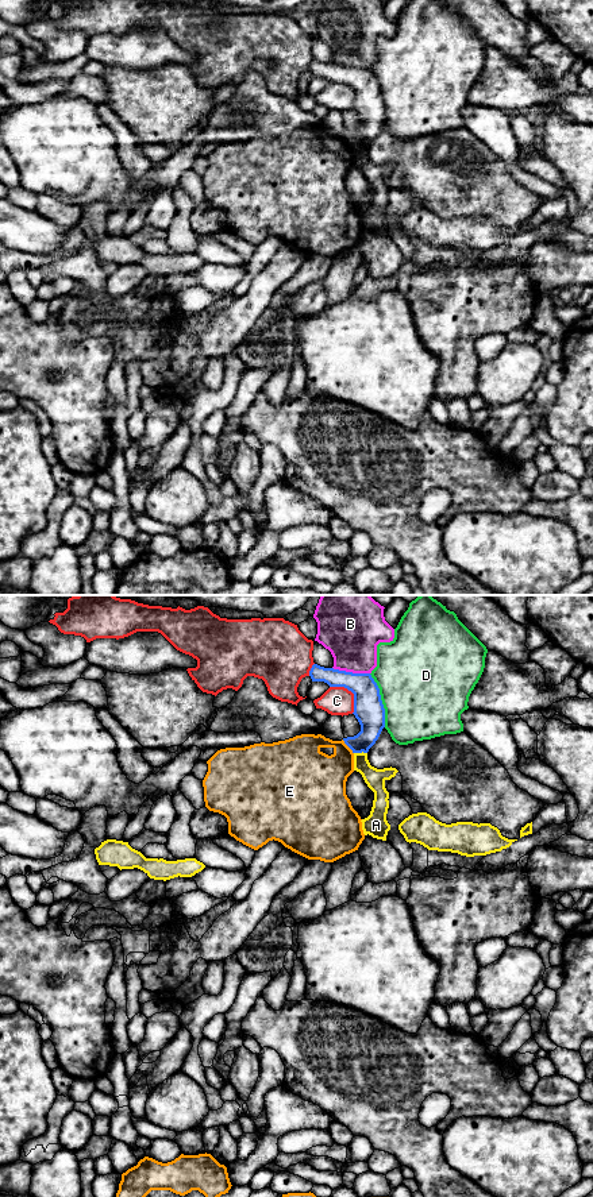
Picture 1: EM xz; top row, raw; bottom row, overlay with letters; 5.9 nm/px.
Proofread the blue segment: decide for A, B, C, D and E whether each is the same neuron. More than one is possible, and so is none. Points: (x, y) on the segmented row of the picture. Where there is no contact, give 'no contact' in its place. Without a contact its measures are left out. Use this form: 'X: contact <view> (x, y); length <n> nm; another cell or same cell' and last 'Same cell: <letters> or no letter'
A: contact xz (359, 752); length 80 nm; another cell
B: contact xz (351, 672); length 220 nm; another cell
C: contact xz (351, 691); length 220 nm; another cell
D: contact xz (381, 701); length 340 nm; another cell
E: contact xz (347, 745); length 110 nm; another cell
Same cell: no letter

